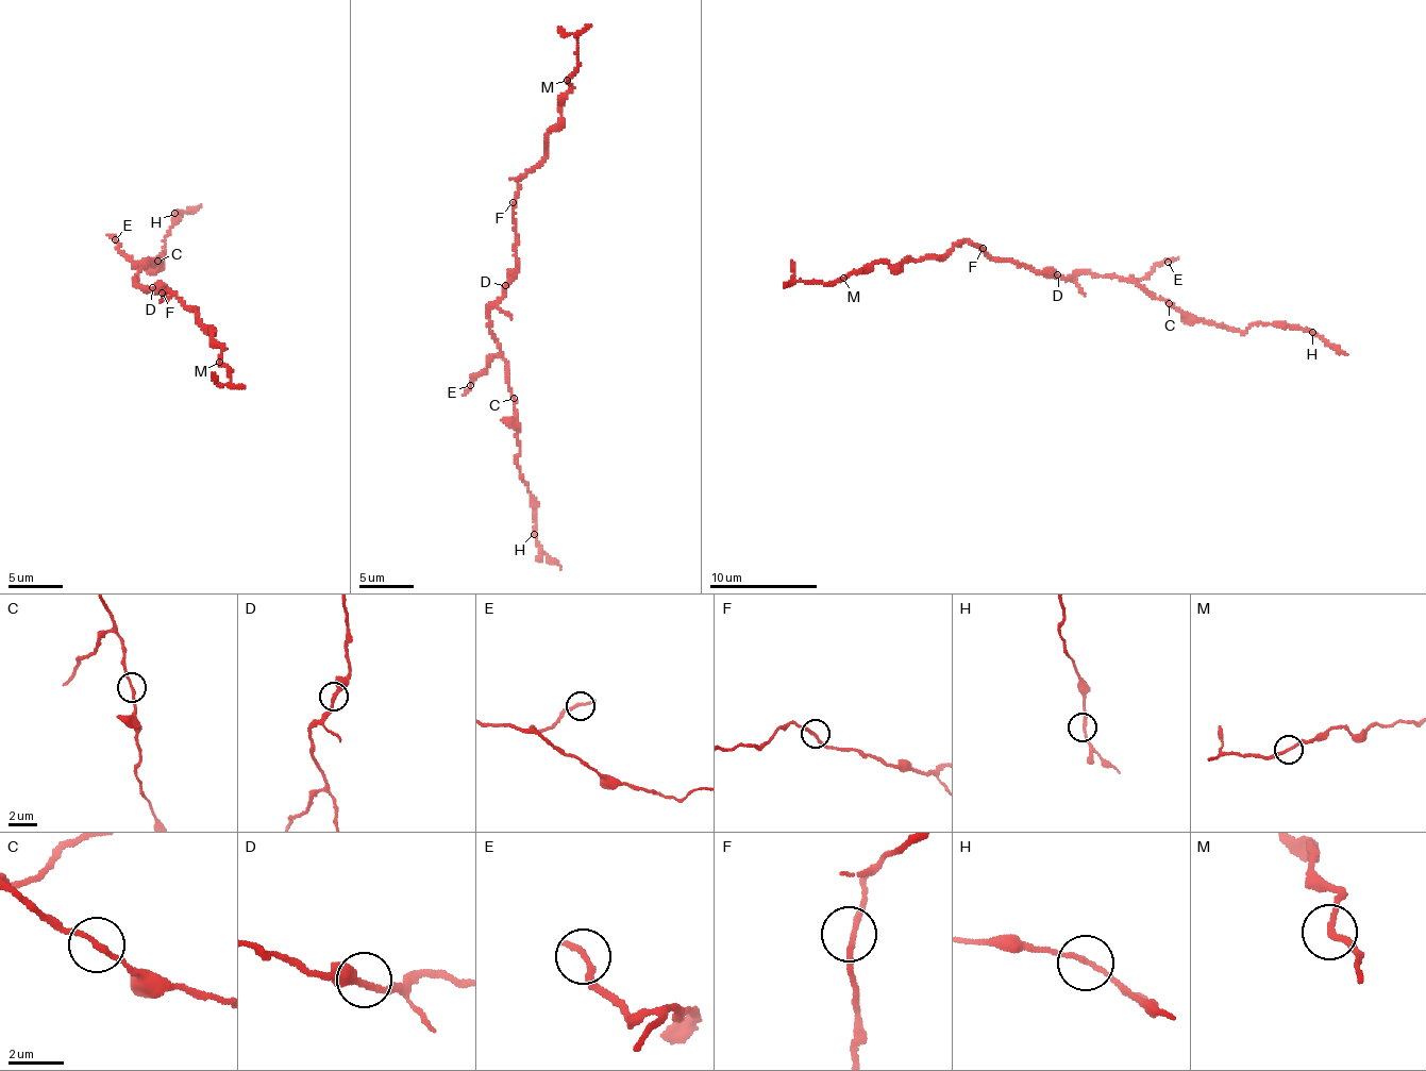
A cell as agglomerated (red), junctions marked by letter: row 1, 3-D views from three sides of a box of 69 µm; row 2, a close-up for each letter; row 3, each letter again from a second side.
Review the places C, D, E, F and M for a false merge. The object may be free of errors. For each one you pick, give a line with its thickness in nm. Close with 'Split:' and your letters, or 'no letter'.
C: Thickness 180 nm
Split: C

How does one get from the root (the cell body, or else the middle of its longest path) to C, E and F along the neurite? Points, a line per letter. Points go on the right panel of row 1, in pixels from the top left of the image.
C: (1057, 277), (1095, 273), (1133, 279), (1139, 285), (1169, 303)
E: (1057, 277), (1095, 273), (1141, 280), (1157, 265), (1168, 262)
F: (1057, 277), (1036, 272), (1012, 262), (995, 262), (983, 248)

